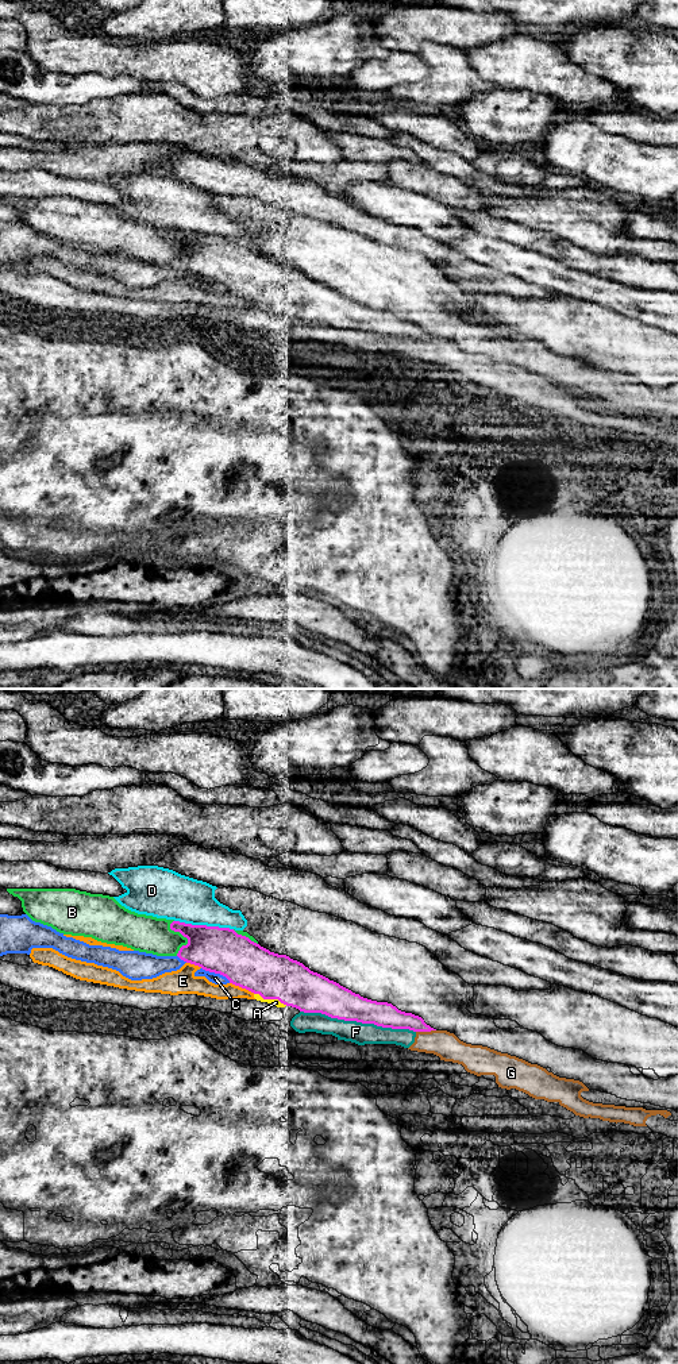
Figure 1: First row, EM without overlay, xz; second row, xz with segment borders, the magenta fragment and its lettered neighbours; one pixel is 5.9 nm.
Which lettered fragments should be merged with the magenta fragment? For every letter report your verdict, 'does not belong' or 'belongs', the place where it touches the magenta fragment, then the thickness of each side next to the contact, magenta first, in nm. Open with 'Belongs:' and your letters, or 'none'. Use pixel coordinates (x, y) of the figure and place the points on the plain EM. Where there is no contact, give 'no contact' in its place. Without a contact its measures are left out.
Belongs: none
A: does not belong | xz (270, 307) | 280/50 nm
B: does not belong | xz (184, 245) | 280/220 nm
C: does not belong | xz (216, 281) | 280/60 nm
D: does not belong | xz (204, 234) | 280/280 nm
E: does not belong | xz (242, 296) | 280/110 nm
F: does not belong | xz (358, 330) | 200/130 nm
G: does not belong | xz (426, 339) | 140/160 nm

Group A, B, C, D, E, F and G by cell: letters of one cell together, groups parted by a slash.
A / B / C / D / E / F G

